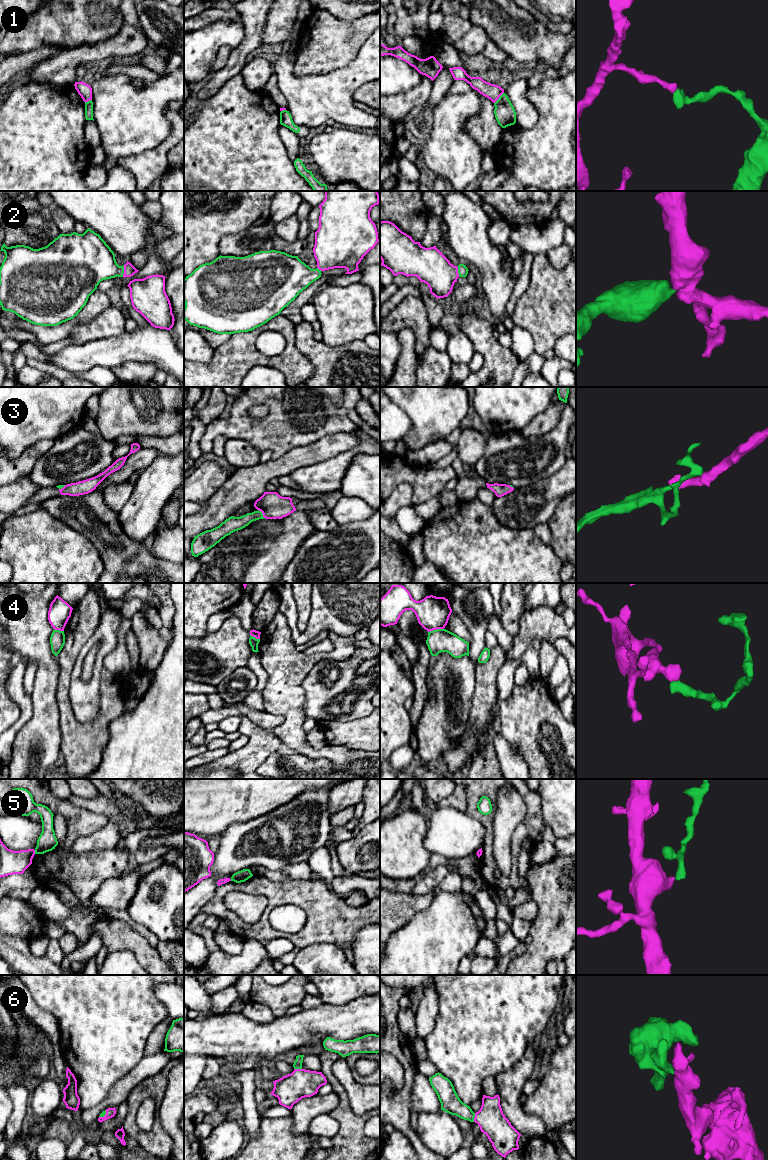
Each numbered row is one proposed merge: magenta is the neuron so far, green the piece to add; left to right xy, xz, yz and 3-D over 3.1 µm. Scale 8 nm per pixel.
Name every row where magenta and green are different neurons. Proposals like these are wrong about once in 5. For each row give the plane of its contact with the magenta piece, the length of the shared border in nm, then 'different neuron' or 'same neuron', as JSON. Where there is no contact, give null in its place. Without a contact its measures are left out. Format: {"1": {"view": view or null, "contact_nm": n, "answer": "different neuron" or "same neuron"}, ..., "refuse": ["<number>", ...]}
{"1": {"view": "yz", "contact_nm": 120, "answer": "different neuron"}, "2": {"view": "xy", "contact_nm": 100, "answer": "same neuron"}, "3": {"view": "xz", "contact_nm": 90, "answer": "same neuron"}, "4": {"view": "yz", "contact_nm": 130, "answer": "different neuron"}, "5": {"view": "xy", "contact_nm": 30, "answer": "different neuron"}, "6": {"view": "yz", "contact_nm": 70, "answer": "same neuron"}, "refuse": ["1", "4", "5"]}

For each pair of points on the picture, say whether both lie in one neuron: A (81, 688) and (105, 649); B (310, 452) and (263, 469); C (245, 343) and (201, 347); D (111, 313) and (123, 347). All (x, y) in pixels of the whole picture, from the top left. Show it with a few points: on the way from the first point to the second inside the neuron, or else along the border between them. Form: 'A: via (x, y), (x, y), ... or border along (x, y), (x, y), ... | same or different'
A: via (92, 681), (96, 677), (98, 660) | same
B: via (298, 457), (284, 466), (275, 468) | same
C: border along (214, 349), (213, 355), (209, 360), (194, 361) | different
D: border along (125, 331), (119, 335), (101, 337), (96, 340) | different

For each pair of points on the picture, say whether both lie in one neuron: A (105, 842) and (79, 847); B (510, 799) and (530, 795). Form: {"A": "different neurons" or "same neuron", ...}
{"A": "same neuron", "B": "different neurons"}

